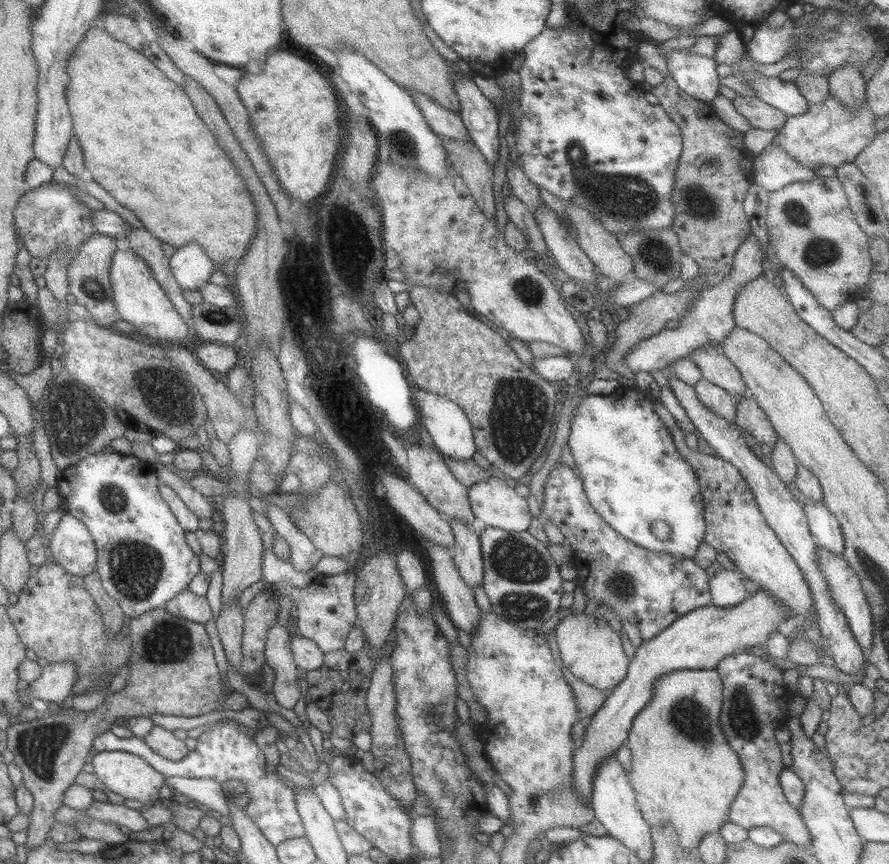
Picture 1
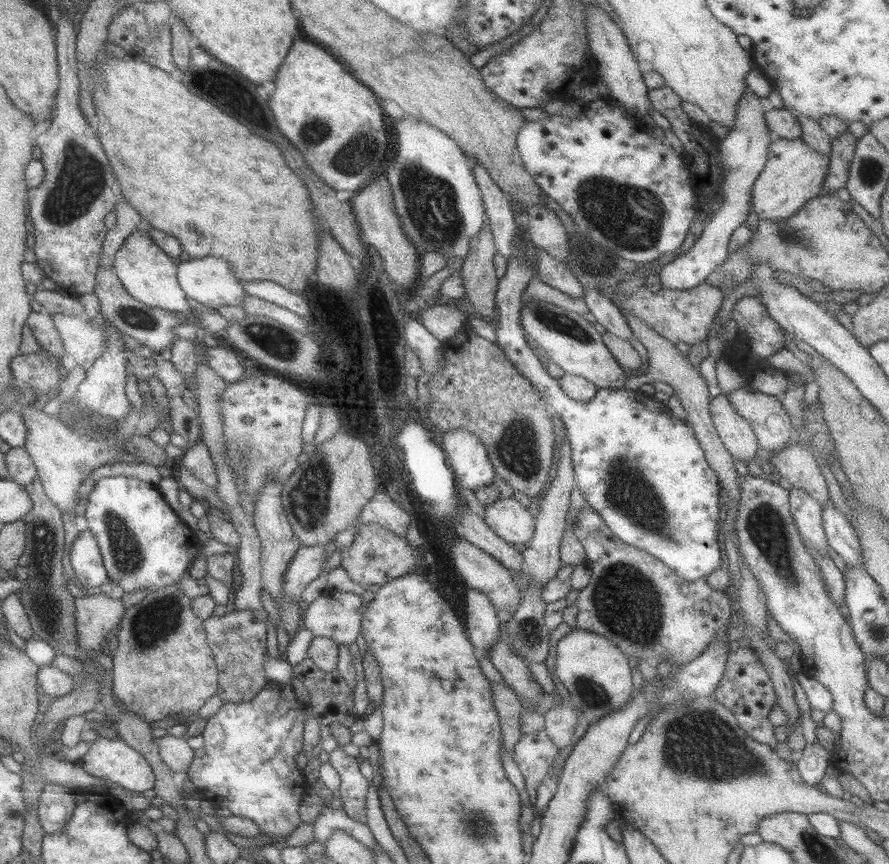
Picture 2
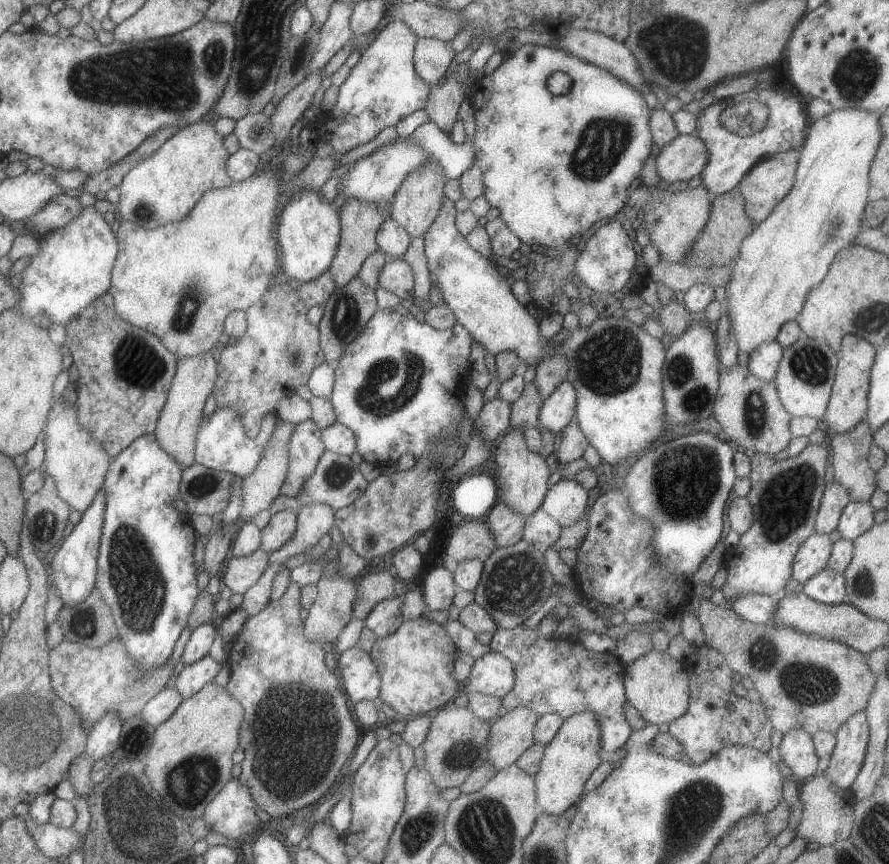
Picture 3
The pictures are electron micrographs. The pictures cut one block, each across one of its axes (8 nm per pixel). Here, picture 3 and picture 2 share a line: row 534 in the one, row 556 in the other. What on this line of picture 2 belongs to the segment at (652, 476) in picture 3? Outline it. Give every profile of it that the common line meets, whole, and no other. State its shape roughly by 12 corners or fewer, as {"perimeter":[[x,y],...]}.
{"perimeter":[[499,279],[496,344],[567,428],[579,489],[687,581],[722,564],[718,477],[641,389],[570,398]]}

